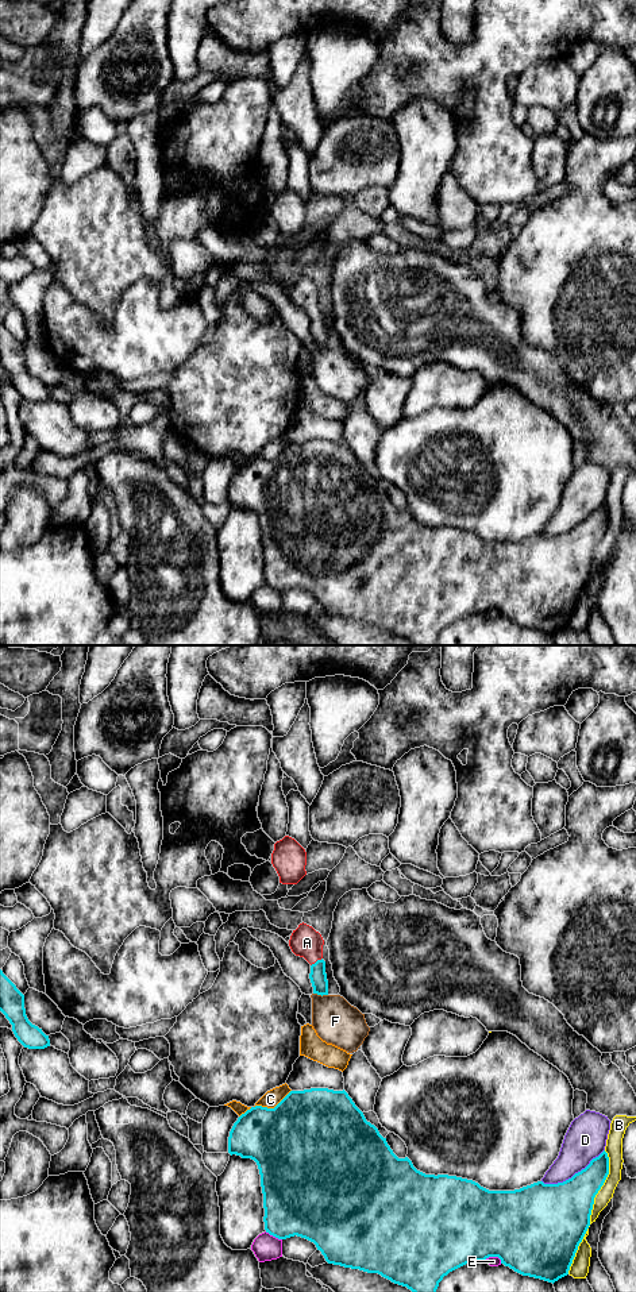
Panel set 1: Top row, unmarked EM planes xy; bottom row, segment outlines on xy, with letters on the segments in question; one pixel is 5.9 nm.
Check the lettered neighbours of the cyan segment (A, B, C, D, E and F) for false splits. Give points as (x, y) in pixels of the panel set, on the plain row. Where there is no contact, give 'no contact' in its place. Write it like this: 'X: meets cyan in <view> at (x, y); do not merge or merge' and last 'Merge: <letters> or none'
A: meets cyan in xy at (318, 312); merge
B: meets cyan in xy at (590, 564); do not merge
C: meets cyan in xy at (272, 461); do not merge
D: meets cyan in xy at (574, 527); do not merge
E: meets cyan in xy at (493, 608); do not merge
F: meets cyan in xy at (320, 346); do not merge
Merge: A

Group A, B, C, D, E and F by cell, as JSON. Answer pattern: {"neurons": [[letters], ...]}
{"neurons": [["A"], ["B"], ["C"], ["D"], ["E"], ["F"]]}

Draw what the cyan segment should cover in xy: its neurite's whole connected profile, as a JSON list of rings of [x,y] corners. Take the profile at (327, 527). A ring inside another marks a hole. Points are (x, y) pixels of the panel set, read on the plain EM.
[[[311,440],[304,443],[290,443],[274,460],[255,458],[242,466],[234,475],[228,489],[228,505],[251,510],[257,514],[261,527],[261,539],[263,545],[265,582],[278,591],[301,589],[313,594],[321,603],[328,616],[344,620],[359,621],[367,625],[378,625],[394,636],[406,639],[413,645],[436,645],[439,635],[450,624],[475,613],[485,613],[489,609],[498,609],[501,616],[514,624],[555,635],[568,626],[570,618],[575,609],[579,595],[582,594],[589,578],[594,549],[604,537],[609,527],[609,509],[604,502],[590,516],[575,525],[571,531],[558,536],[533,535],[514,543],[489,543],[478,535],[448,527],[425,527],[417,522],[412,513],[398,510],[386,494],[378,481],[366,473],[363,464],[355,458],[348,446],[328,440]]]

